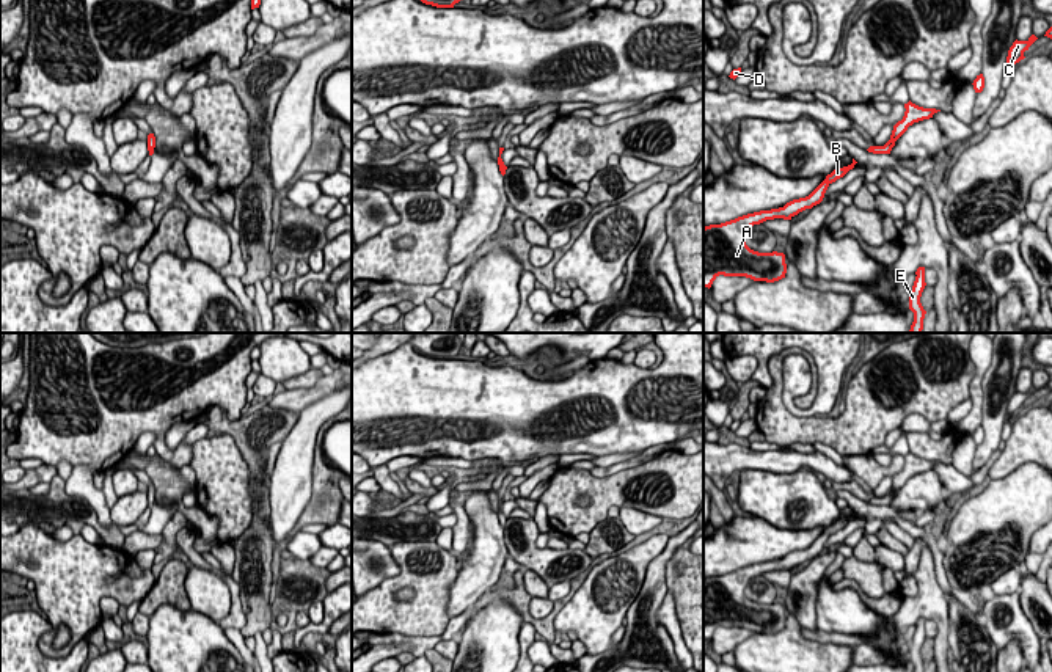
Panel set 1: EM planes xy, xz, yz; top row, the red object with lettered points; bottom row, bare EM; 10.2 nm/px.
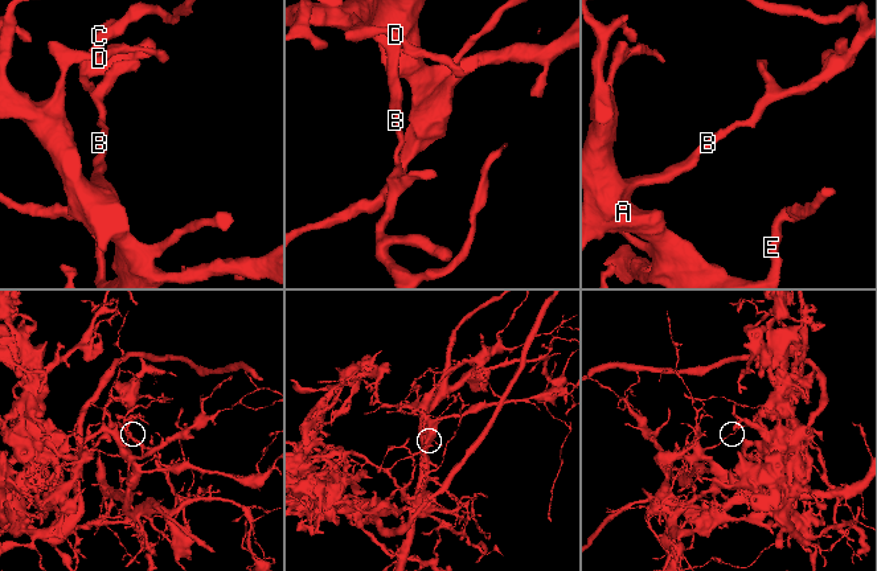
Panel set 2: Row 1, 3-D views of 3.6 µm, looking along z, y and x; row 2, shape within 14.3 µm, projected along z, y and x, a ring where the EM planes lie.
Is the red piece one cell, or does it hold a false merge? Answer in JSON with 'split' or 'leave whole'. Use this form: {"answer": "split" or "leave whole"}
{"answer": "split"}

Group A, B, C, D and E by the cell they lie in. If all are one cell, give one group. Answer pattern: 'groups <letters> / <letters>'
groups A B D E / C

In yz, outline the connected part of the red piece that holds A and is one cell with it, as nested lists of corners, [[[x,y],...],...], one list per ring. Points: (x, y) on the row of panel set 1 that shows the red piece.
[[[857,162],[834,170],[826,179],[805,198],[793,199],[784,207],[760,210],[738,217],[735,220],[710,225],[703,228],[703,287],[711,287],[719,276],[746,276],[754,281],[774,283],[785,278],[787,264],[784,253],[758,253],[751,250],[744,239],[754,225],[766,220],[791,220],[805,209],[812,209],[824,198],[827,187],[843,177]]]

